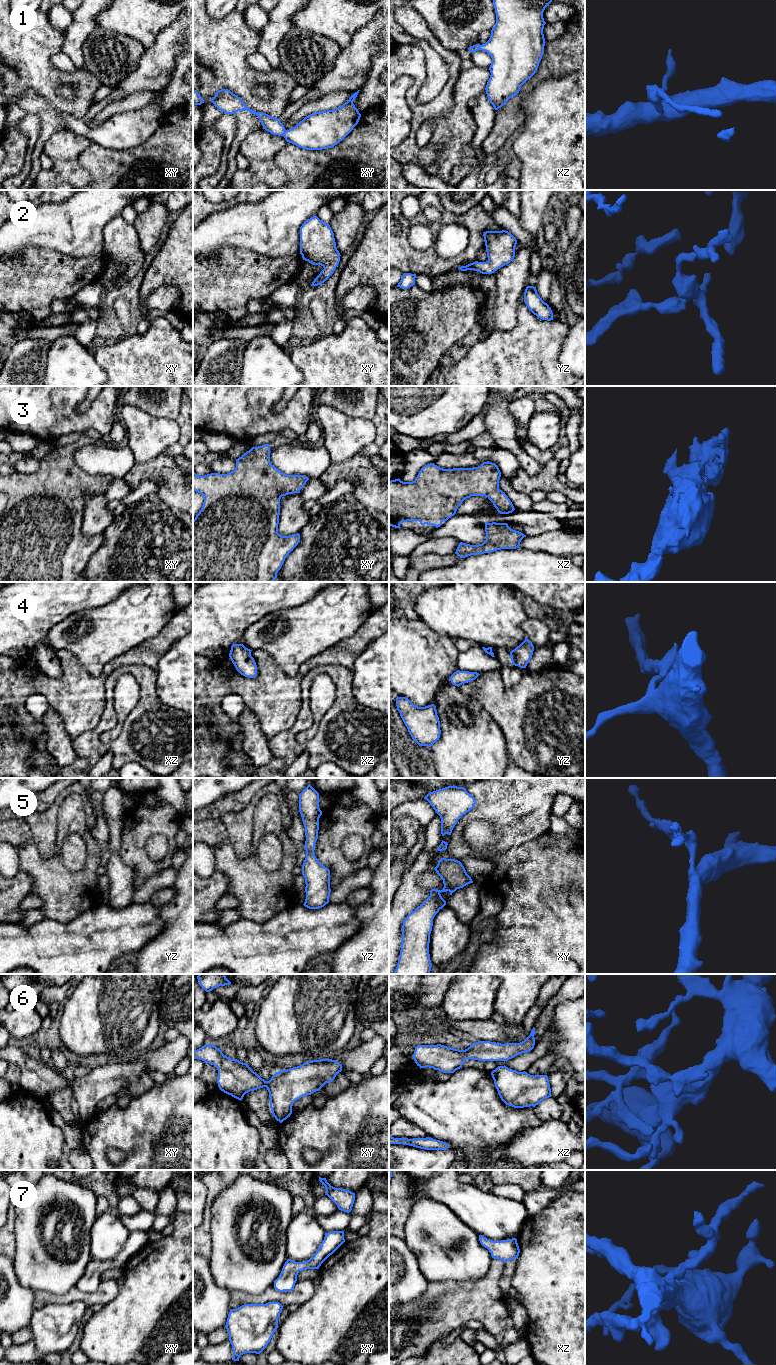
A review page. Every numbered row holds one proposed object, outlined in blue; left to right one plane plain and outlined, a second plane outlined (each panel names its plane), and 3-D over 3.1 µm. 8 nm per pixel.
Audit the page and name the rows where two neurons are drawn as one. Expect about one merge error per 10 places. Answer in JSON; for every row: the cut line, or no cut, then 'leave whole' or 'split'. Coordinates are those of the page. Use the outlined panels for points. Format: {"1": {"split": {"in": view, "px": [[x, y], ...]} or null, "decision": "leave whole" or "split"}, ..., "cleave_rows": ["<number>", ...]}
{"1": {"split": null, "decision": "leave whole"}, "2": {"split": null, "decision": "leave whole"}, "3": {"split": null, "decision": "leave whole"}, "4": {"split": null, "decision": "leave whole"}, "5": {"split": null, "decision": "leave whole"}, "6": {"split": null, "decision": "leave whole"}, "7": {"split": null, "decision": "leave whole"}, "cleave_rows": []}

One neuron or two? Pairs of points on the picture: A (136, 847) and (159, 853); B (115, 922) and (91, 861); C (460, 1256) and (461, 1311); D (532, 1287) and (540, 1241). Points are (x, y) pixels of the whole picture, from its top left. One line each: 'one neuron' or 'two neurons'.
A: two neurons
B: two neurons
C: two neurons
D: one neuron

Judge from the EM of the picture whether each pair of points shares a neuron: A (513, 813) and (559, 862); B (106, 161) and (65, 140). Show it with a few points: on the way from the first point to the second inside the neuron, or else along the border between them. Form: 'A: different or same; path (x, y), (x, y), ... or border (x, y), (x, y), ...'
A: different; border (537, 838), (515, 847)
B: different; border (92, 142), (79, 157), (80, 165), (88, 173)

